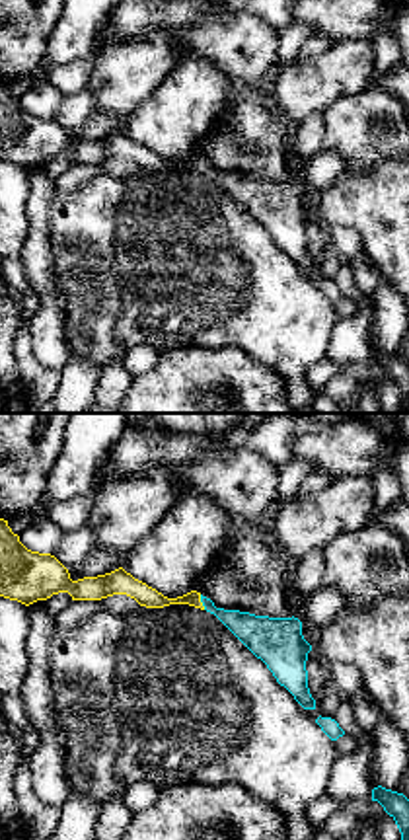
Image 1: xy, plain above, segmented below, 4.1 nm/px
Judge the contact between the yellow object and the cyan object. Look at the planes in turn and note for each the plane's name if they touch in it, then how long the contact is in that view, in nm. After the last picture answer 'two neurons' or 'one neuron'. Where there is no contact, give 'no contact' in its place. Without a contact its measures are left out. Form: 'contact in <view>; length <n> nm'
contact in xy; length 70 nm

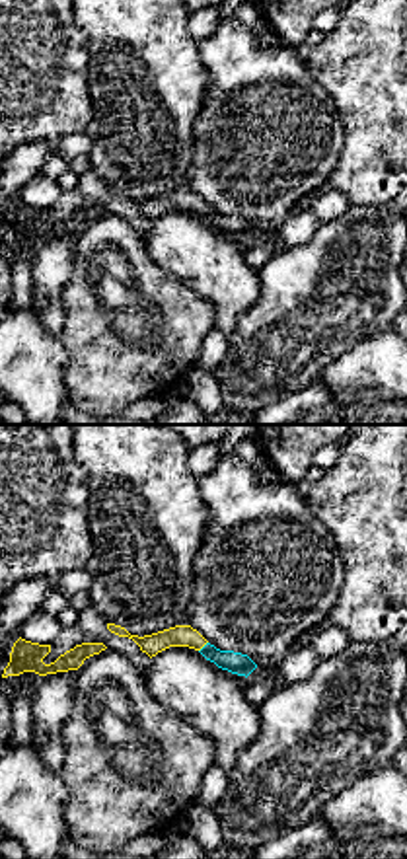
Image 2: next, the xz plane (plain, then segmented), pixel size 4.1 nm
contact in xz; length 60 nm

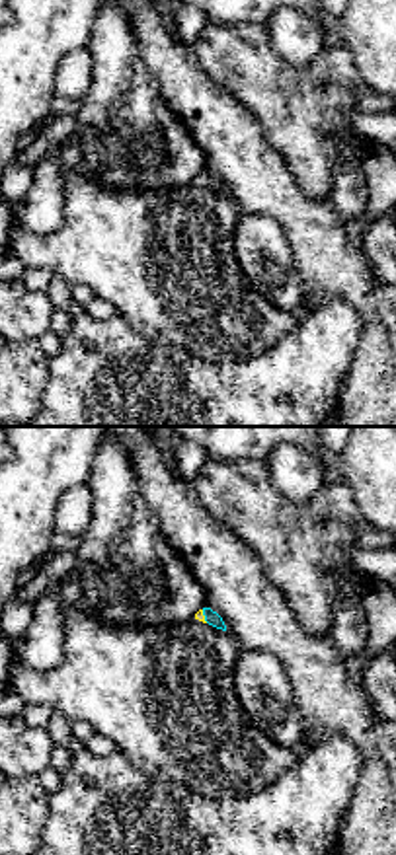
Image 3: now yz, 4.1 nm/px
contact in yz; length 60 nm

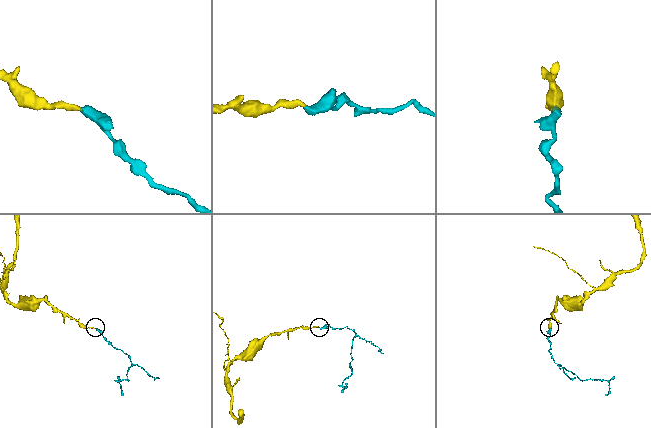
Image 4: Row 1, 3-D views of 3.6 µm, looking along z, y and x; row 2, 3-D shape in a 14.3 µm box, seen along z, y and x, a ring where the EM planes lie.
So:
one neuron

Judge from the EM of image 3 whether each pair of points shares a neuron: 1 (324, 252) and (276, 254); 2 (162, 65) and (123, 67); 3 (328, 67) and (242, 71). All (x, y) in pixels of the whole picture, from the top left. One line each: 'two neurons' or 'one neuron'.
1: two neurons
2: two neurons
3: one neuron

